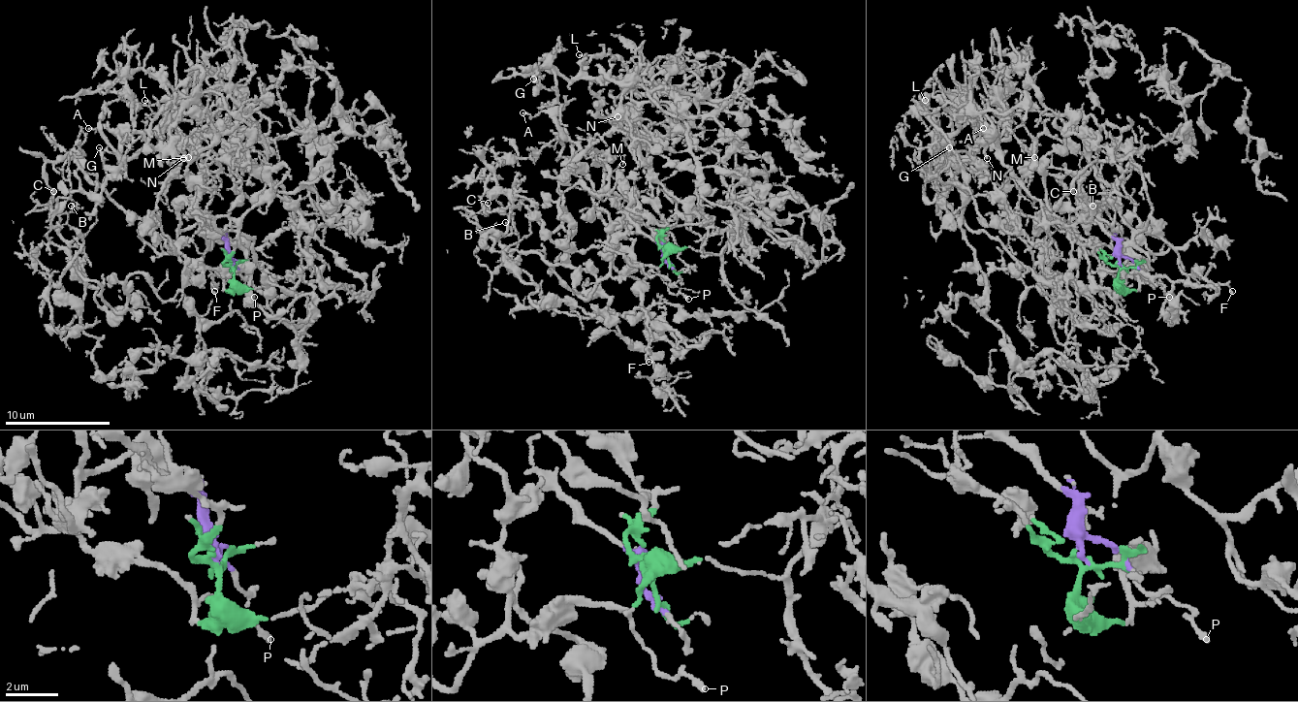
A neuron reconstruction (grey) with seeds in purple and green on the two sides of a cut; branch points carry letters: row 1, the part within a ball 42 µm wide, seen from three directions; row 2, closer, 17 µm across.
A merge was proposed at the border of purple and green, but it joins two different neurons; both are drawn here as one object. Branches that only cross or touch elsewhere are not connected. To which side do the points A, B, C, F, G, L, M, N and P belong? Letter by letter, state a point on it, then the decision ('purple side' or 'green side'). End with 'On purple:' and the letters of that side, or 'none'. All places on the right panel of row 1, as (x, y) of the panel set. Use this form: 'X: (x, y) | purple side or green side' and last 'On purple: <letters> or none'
A: (983, 128) | purple side
B: (1092, 206) | green side
C: (1073, 191) | green side
F: (1232, 291) | green side
G: (949, 147) | purple side
L: (925, 100) | purple side
M: (1034, 157) | purple side
N: (987, 158) | purple side
P: (1169, 297) | green side
On purple: A, G, L, M, N

